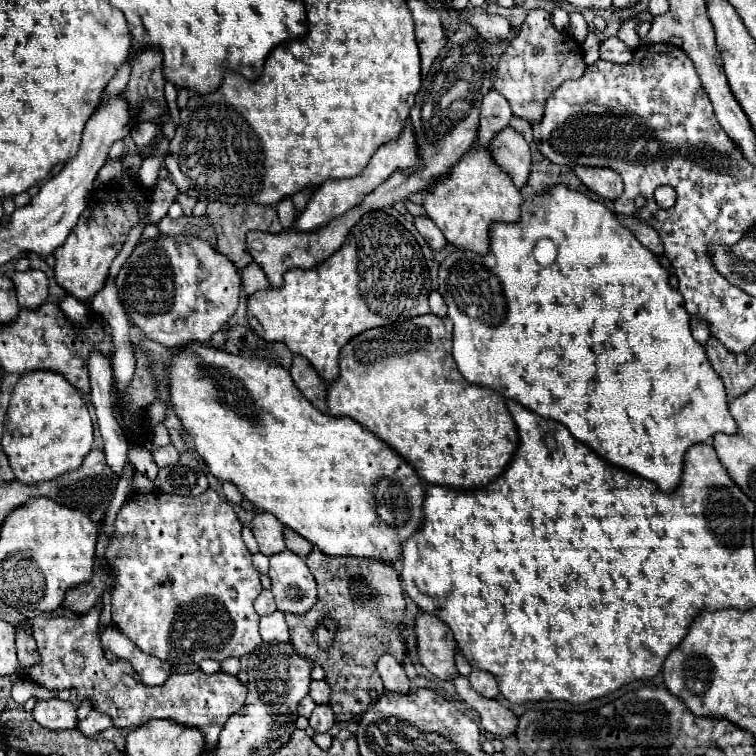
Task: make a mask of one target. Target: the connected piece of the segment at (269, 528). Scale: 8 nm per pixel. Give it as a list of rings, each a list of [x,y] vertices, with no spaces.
[[[259,511],[259,515],[251,521],[251,531],[259,543],[259,551],[267,557],[281,553],[285,549],[283,543],[283,523],[275,519],[271,513]]]

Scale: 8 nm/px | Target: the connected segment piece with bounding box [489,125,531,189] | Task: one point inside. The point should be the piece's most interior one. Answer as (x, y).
(510, 150)

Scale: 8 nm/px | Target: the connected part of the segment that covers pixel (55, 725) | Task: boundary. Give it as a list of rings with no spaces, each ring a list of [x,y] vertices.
[[[49,699],[49,701],[39,701],[33,707],[33,719],[51,731],[61,731],[61,729],[75,729],[79,719],[77,719],[77,707],[71,701],[61,701],[61,699]]]

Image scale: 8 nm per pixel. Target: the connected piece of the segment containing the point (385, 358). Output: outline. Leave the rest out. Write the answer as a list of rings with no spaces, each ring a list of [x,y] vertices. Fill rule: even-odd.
[[[433,313],[359,333],[339,351],[339,377],[327,389],[327,405],[333,417],[351,417],[385,441],[415,469],[421,481],[469,489],[487,485],[501,475],[519,439],[505,399],[489,387],[465,381],[457,371],[451,357],[451,335],[453,323]]]

